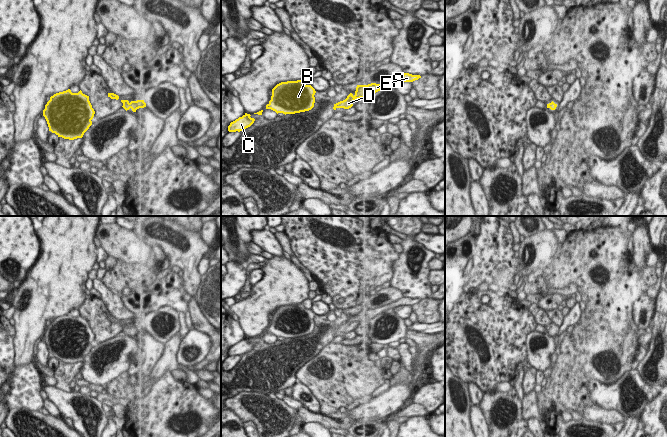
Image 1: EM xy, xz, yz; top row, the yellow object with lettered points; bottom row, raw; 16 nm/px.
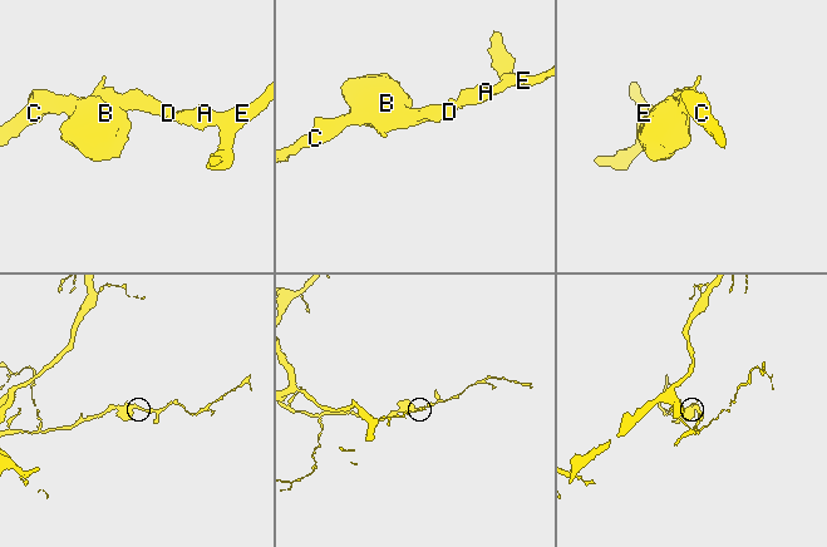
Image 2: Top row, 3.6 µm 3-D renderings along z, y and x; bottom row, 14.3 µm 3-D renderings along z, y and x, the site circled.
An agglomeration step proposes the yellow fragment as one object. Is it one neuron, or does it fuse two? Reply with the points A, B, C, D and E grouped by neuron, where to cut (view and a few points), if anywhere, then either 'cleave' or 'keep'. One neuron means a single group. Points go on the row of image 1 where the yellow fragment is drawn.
groups A B C D E; cut none; keep

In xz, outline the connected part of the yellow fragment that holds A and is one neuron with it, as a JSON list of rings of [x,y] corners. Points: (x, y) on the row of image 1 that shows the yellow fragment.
[[[404,73],[397,76],[396,78],[393,78],[380,84],[371,83],[368,85],[357,85],[355,94],[353,95],[352,93],[350,93],[345,100],[334,104],[333,109],[334,110],[336,110],[337,108],[349,109],[353,106],[353,102],[356,99],[370,98],[371,95],[386,88],[387,86],[394,85],[400,82],[413,82],[415,80],[418,80],[419,78],[421,78],[420,75],[412,75],[409,73]]]

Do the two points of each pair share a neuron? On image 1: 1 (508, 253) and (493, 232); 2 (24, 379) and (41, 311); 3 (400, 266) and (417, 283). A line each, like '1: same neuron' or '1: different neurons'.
1: same neuron
2: different neurons
3: same neuron

